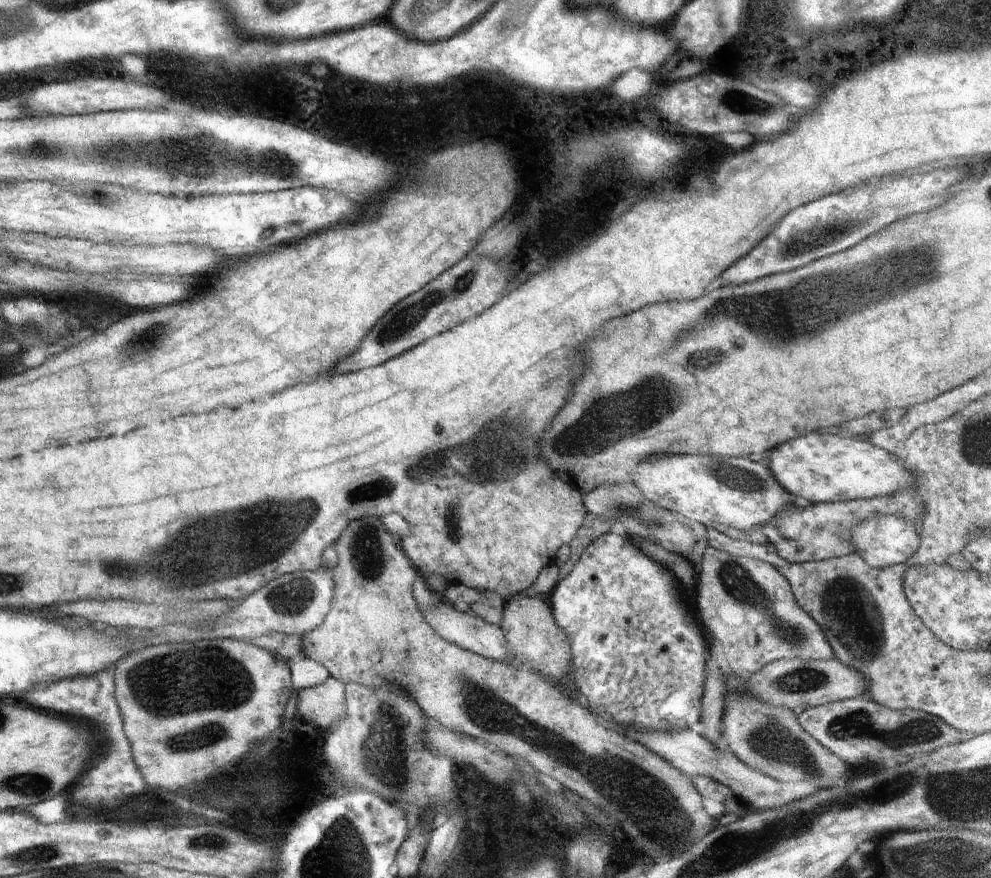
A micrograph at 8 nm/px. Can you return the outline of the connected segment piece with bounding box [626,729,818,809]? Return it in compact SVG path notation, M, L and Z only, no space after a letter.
M630 729L630 732L626 732L626 736L636 737L636 741L640 738L639 743L641 745L644 745L654 754L658 754L664 760L670 760L676 768L686 770L690 776L708 776L708 778L728 786L738 798L753 800L751 806L755 809L778 807L818 792L812 782L805 780L802 782L795 780L790 780L790 782L777 781L763 772L746 766L734 753L724 748L723 745L714 744L708 737L704 737L698 729L674 732L648 731L647 733L638 733Z

